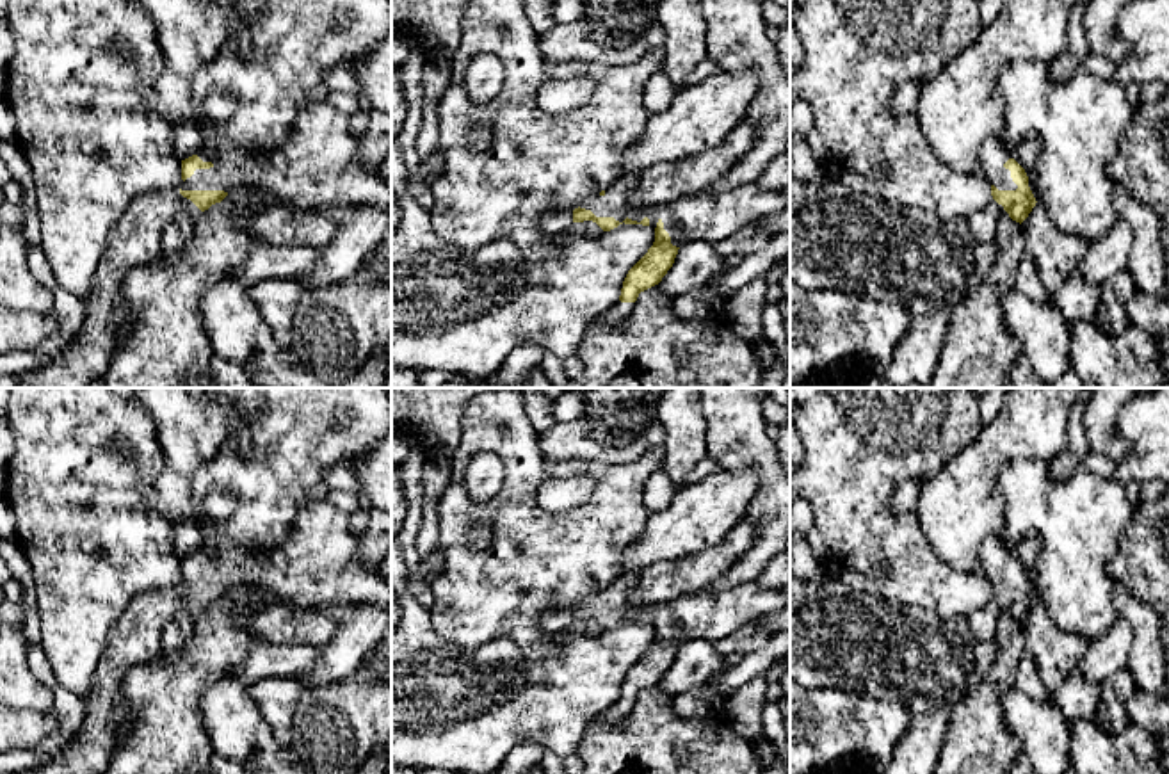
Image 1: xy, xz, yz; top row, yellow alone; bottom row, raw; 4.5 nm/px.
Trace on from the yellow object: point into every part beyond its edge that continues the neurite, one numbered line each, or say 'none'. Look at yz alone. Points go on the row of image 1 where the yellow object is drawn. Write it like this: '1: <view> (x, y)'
1: yz (993, 153)
2: yz (983, 225)

